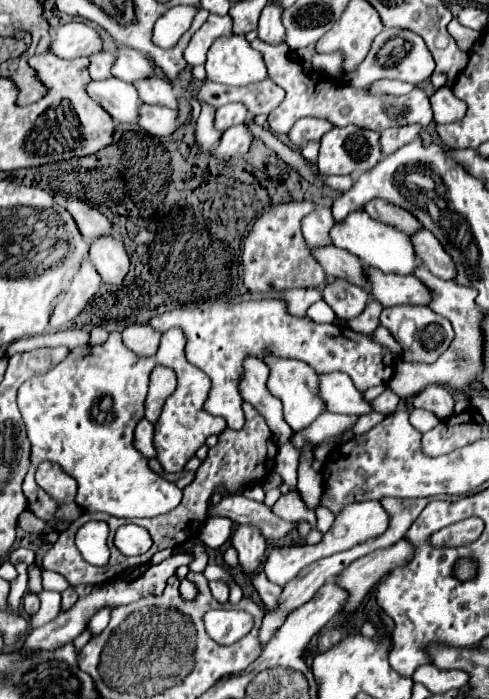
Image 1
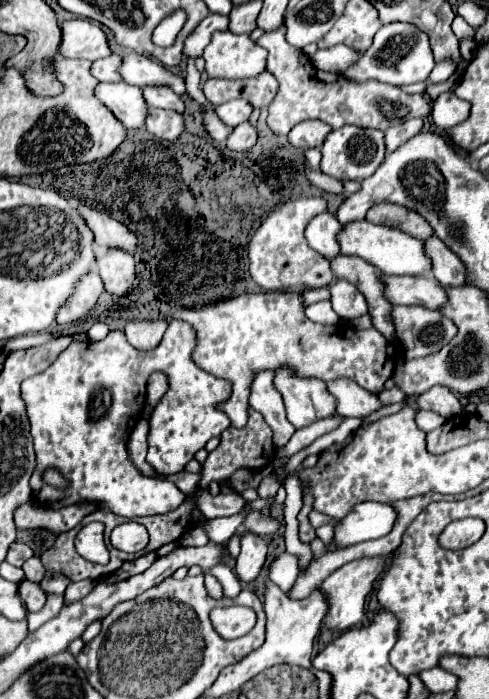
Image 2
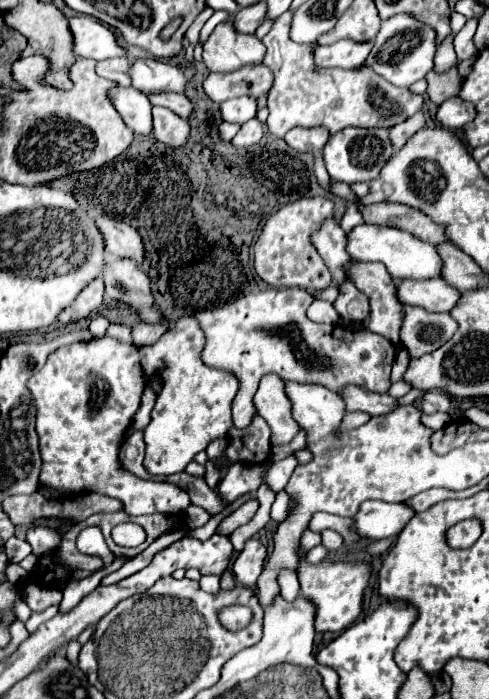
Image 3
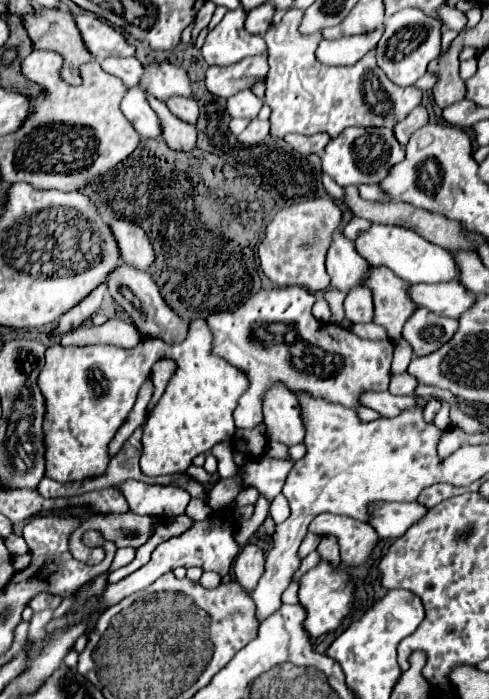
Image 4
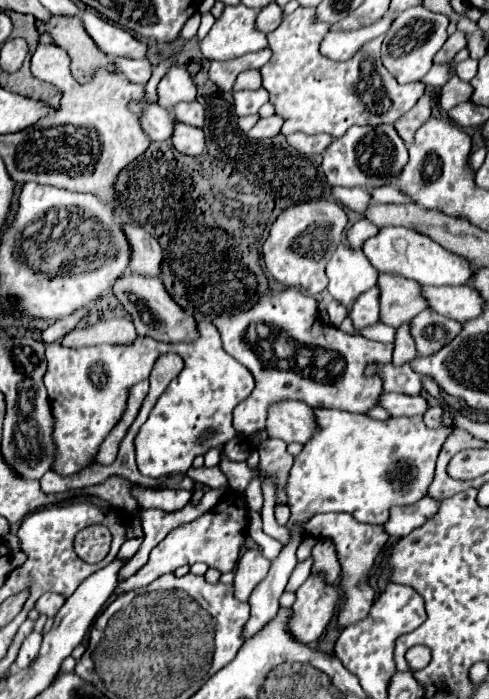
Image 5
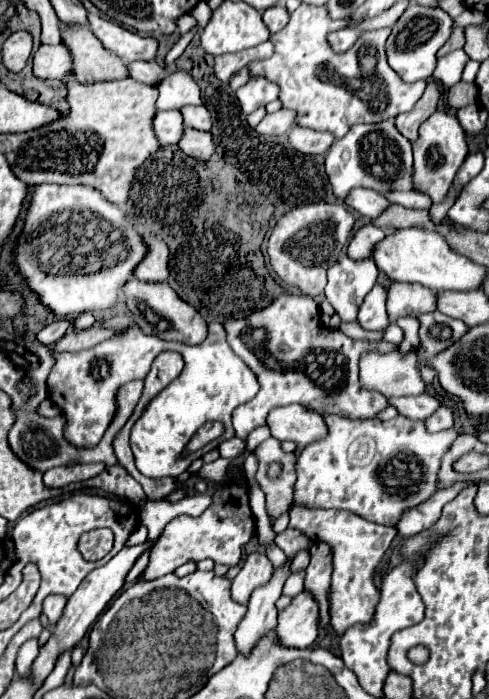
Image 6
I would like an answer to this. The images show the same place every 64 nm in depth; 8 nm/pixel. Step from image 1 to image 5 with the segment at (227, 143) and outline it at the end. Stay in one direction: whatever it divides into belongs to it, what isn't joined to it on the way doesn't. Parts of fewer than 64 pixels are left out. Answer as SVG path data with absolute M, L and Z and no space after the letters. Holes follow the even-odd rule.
M274 114L270 118L260 118L258 124L248 132L248 136L252 136L252 138L272 138L272 136L278 136L282 124L284 124L284 118L278 116L278 114Z

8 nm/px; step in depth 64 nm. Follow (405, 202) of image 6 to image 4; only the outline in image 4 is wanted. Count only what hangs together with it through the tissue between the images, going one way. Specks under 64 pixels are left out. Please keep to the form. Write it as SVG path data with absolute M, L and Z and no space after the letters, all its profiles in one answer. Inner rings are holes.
M360 186L360 196L364 200L370 200L370 202L378 202L378 200L386 200L386 192L380 188L380 186Z

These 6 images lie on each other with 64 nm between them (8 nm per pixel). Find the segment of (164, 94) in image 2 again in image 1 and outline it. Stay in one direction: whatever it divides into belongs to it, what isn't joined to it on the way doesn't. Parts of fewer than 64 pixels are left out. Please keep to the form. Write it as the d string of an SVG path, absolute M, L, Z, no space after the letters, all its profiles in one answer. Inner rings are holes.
M152 78L152 80L140 80L140 84L134 84L138 90L138 96L144 104L154 106L166 106L178 110L178 100L174 94L174 86L166 78Z

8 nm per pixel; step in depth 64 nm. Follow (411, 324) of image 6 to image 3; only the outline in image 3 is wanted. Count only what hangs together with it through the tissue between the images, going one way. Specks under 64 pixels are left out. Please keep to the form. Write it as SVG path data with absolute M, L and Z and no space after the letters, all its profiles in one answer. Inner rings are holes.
M400 346L398 352L396 352L396 358L394 358L394 364L392 364L392 382L402 380L404 372L408 368L408 362L410 362L410 354L408 354L408 350L404 346Z

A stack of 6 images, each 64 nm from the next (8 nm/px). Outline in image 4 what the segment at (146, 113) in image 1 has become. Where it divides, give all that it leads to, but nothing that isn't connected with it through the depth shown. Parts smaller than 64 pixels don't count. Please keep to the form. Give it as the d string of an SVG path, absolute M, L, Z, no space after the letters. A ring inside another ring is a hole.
M148 96L148 104L156 110L156 114L160 116L160 122L164 124L164 132L162 132L162 140L172 148L172 150L184 150L190 152L196 148L196 126L182 122L180 118L176 118L168 106L164 102L160 102L154 96Z

